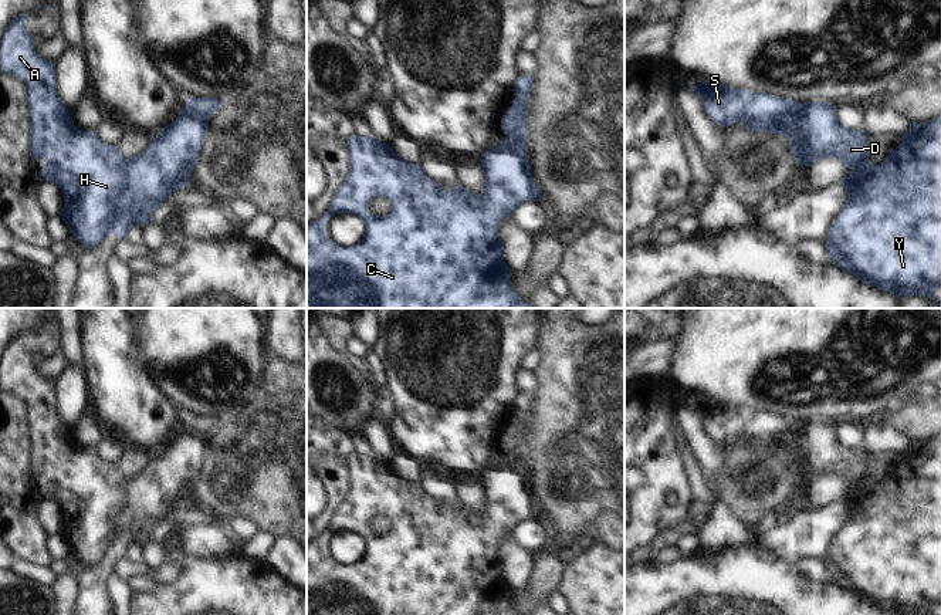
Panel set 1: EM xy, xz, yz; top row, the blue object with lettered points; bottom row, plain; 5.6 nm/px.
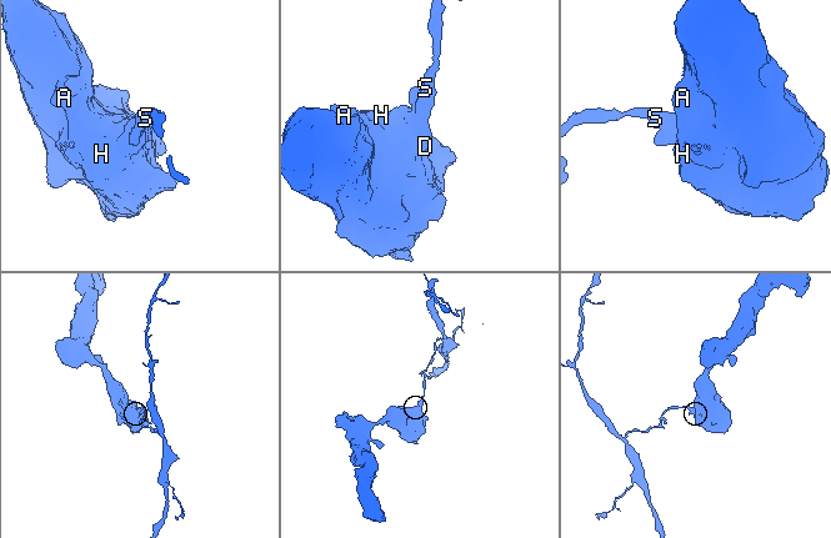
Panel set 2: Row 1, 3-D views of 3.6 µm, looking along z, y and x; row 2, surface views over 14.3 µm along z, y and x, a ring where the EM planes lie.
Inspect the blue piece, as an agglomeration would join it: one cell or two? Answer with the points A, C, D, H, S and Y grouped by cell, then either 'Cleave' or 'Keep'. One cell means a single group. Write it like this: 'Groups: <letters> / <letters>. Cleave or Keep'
Groups: A C D H Y / S. Cleave.

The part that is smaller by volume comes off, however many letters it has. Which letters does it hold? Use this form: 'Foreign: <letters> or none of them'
Foreign: S

